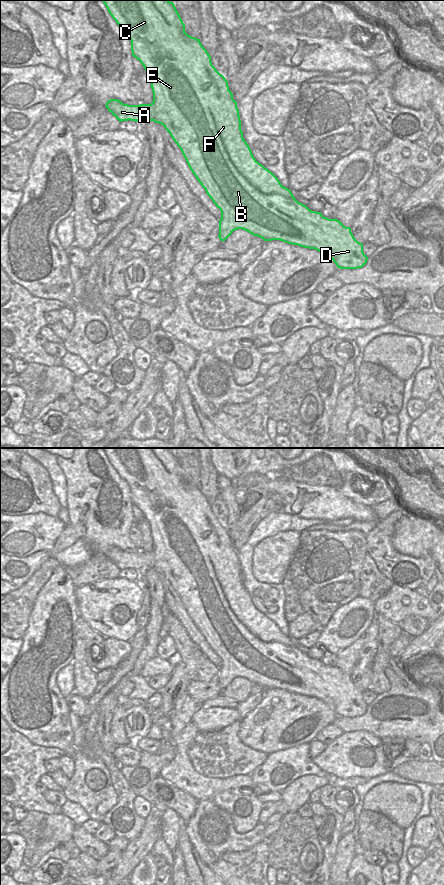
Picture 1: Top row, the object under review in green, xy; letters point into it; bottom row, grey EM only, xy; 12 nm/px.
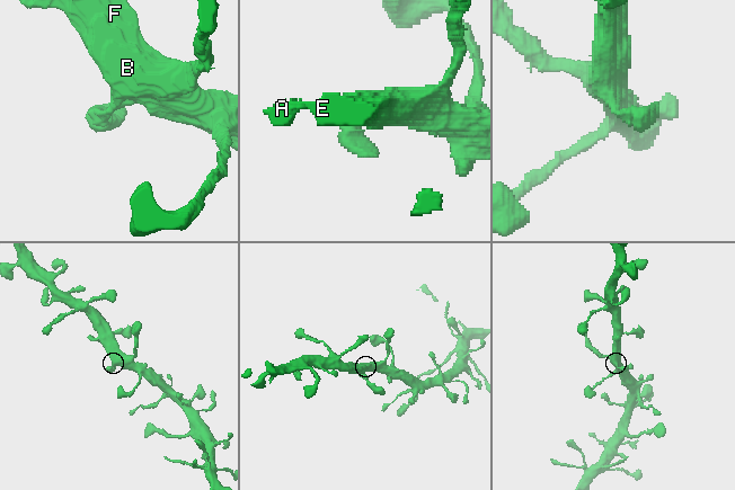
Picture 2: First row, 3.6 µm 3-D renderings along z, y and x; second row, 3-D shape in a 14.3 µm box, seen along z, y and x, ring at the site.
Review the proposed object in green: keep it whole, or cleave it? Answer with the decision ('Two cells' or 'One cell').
One cell.

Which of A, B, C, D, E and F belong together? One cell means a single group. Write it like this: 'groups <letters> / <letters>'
groups A B C D E F

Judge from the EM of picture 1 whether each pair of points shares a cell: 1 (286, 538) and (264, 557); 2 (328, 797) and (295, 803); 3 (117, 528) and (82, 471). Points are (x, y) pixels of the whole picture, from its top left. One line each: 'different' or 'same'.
1: same
2: different
3: same

